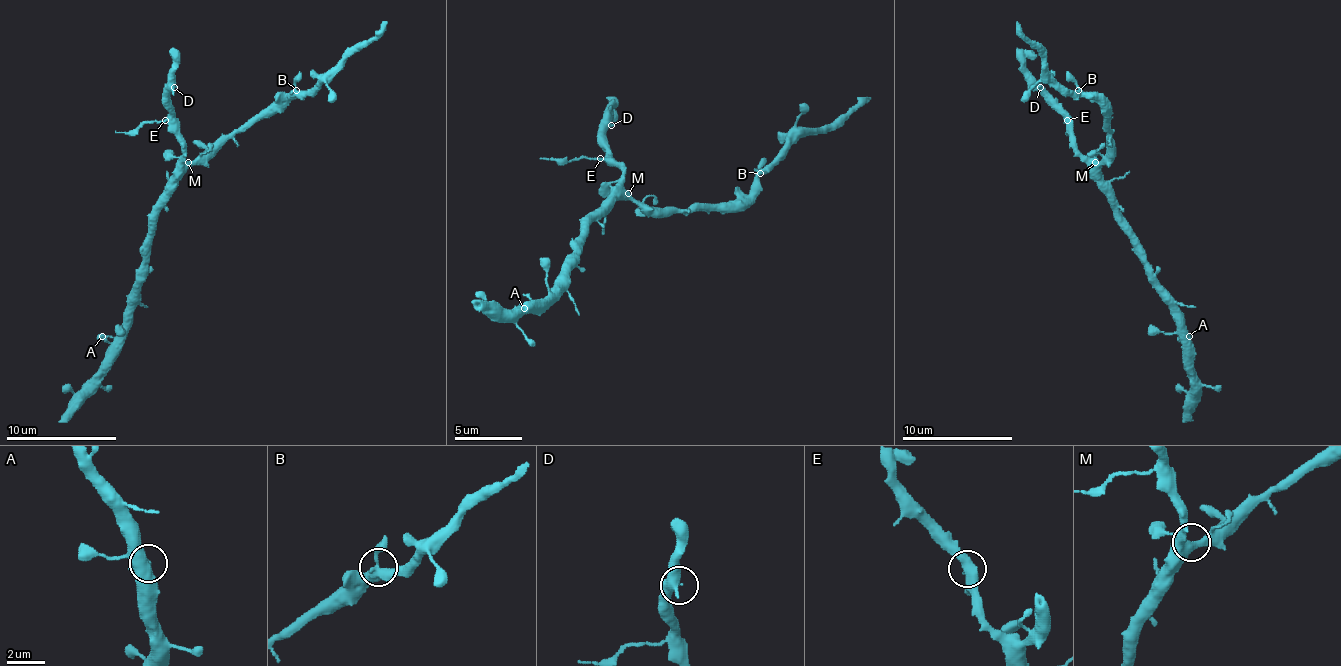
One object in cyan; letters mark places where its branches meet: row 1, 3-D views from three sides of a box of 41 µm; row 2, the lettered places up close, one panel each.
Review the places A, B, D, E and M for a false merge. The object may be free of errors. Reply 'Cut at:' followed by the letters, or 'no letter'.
Cut at: E

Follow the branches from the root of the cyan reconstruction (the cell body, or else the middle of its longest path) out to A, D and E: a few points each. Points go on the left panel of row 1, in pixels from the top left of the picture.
A: (174, 181), (174, 190), (146, 239), (144, 281), (130, 306), (127, 323), (113, 336), (102, 336)
D: (174, 181), (174, 168), (182, 154), (180, 120), (169, 98), (174, 87)
E: (174, 181), (174, 168), (182, 154), (182, 137), (166, 120)

